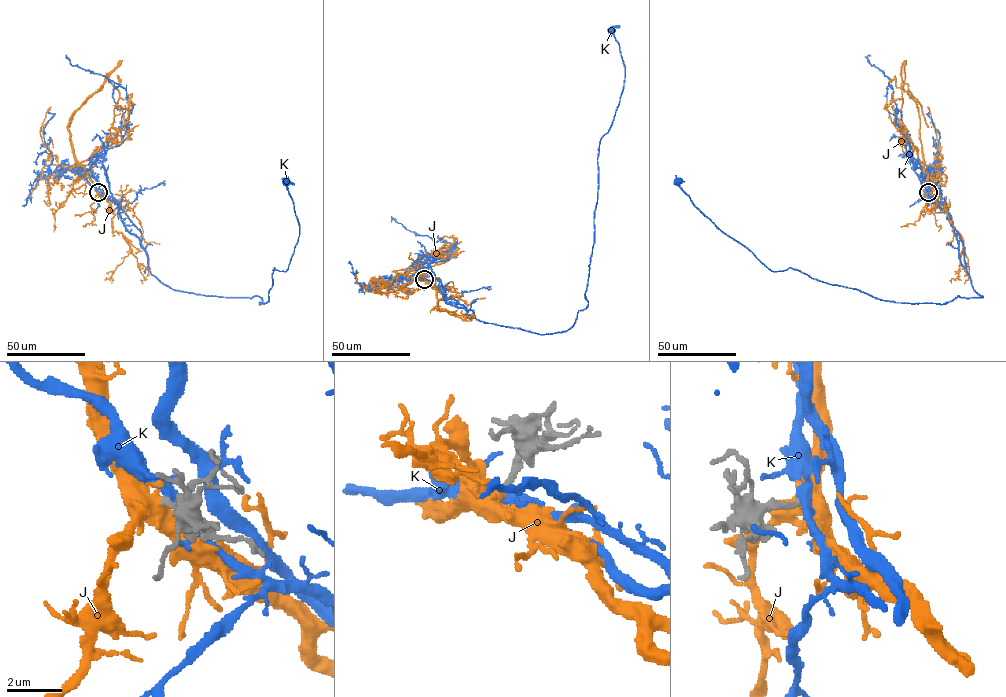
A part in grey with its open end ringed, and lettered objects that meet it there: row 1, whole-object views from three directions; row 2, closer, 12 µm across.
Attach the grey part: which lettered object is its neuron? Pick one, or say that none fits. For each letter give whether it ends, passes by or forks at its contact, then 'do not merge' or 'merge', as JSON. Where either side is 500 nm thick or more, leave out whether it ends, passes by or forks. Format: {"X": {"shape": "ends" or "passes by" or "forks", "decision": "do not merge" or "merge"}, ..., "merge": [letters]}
{"J": {"shape": "forks", "decision": "merge"}, "K": {"shape": "passes by", "decision": "do not merge"}, "merge": ["J"]}

